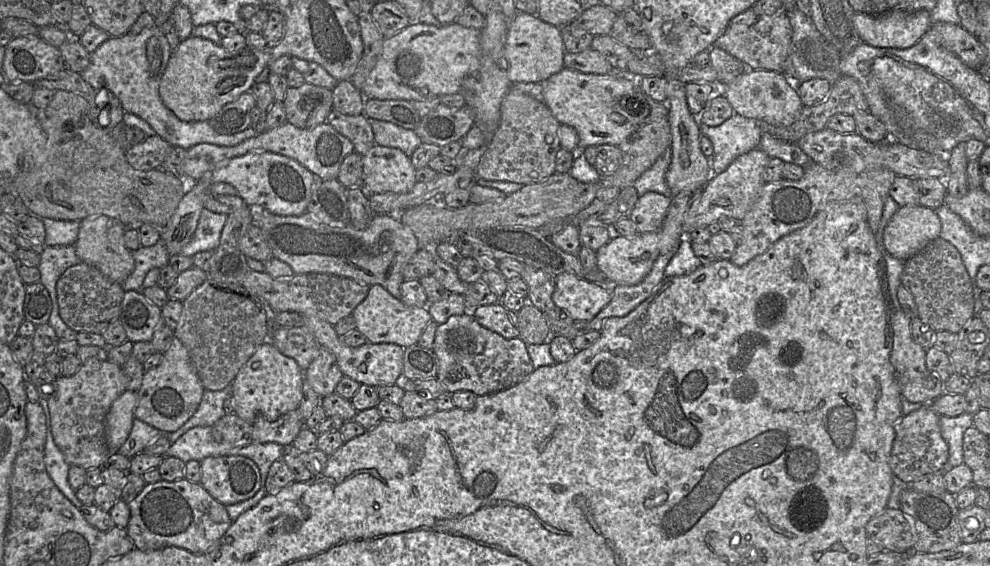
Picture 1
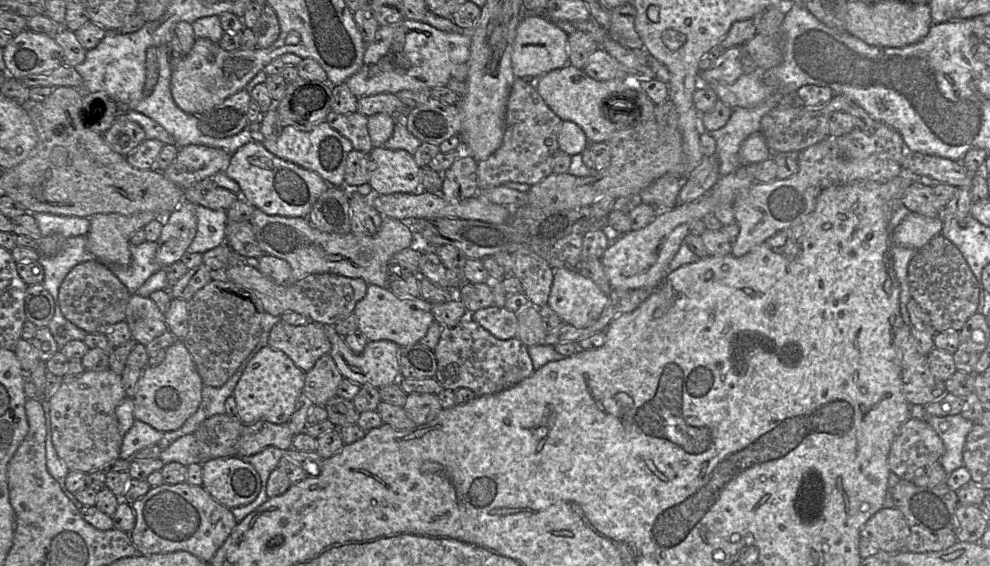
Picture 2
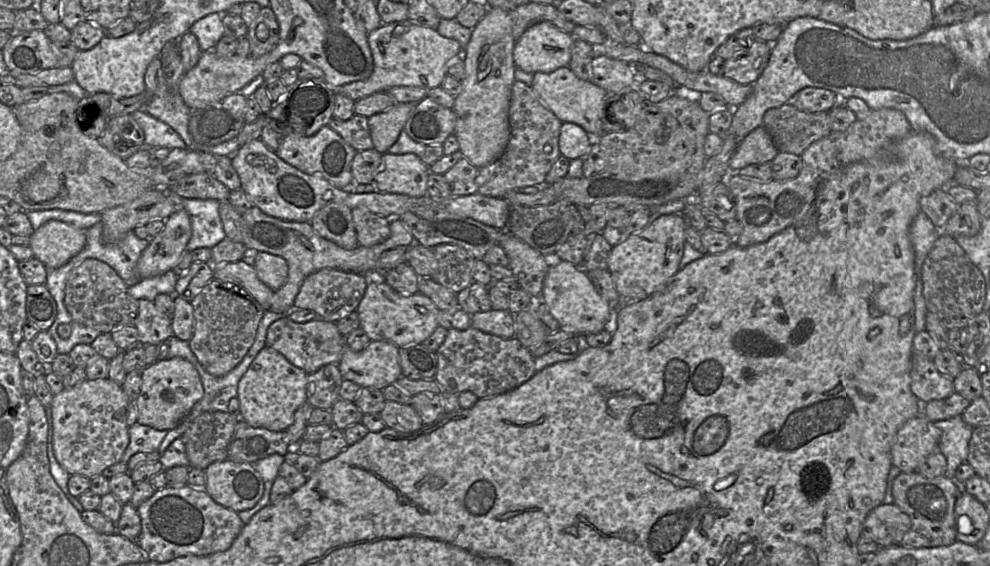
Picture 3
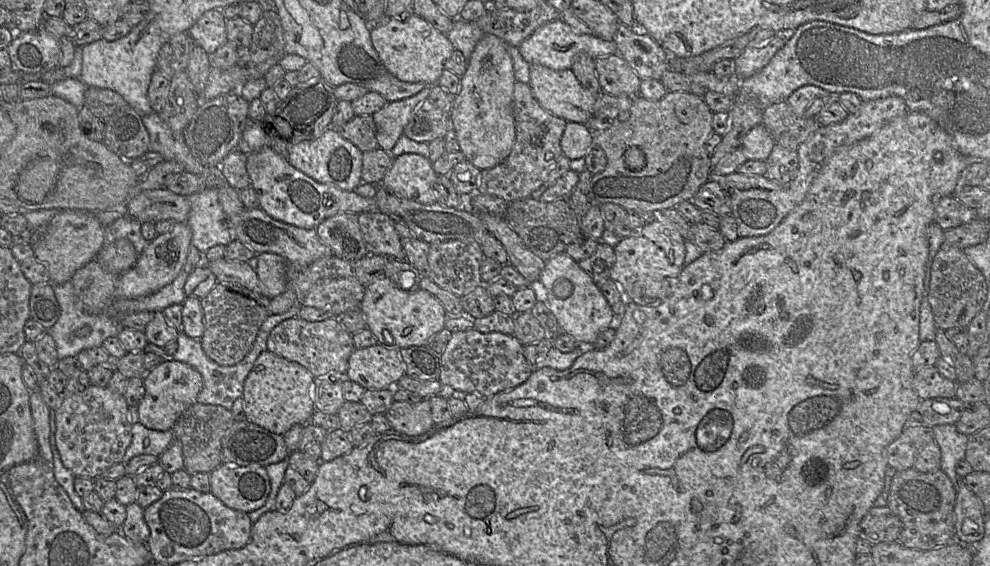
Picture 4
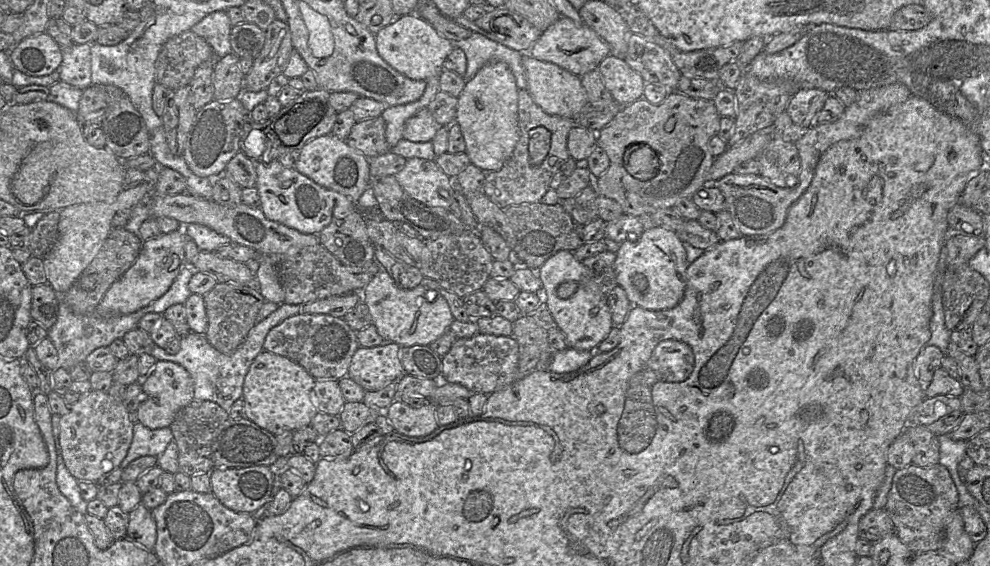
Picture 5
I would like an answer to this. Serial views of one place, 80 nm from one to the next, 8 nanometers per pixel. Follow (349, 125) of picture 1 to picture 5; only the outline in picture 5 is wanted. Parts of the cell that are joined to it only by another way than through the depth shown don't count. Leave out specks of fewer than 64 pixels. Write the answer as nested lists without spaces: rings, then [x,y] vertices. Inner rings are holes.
[[[380,115],[356,122],[346,142],[367,158],[373,158],[391,151],[385,133],[386,124]]]

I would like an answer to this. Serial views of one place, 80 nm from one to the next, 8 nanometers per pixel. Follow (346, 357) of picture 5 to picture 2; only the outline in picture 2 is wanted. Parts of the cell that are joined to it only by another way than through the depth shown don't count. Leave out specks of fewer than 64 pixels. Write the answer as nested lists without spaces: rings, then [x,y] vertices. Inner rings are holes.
[[[280,320],[269,333],[268,345],[284,352],[305,373],[331,350],[324,325],[314,321],[294,326]]]

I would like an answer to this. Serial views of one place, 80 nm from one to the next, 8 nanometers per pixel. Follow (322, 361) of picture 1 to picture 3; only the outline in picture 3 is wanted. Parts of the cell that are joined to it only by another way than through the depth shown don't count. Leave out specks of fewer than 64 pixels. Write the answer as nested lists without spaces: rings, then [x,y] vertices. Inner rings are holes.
[[[327,364],[307,376],[307,401],[313,408],[330,410],[340,398],[343,378],[336,364]]]

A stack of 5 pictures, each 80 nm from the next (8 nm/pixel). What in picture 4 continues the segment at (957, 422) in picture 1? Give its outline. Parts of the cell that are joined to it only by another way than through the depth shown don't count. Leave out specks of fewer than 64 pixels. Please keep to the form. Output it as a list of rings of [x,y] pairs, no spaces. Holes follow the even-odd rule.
[[[955,424],[937,425],[931,429],[941,452],[940,469],[949,477],[957,491],[959,479],[962,478],[956,473],[956,465],[965,459],[969,436],[960,433]]]

